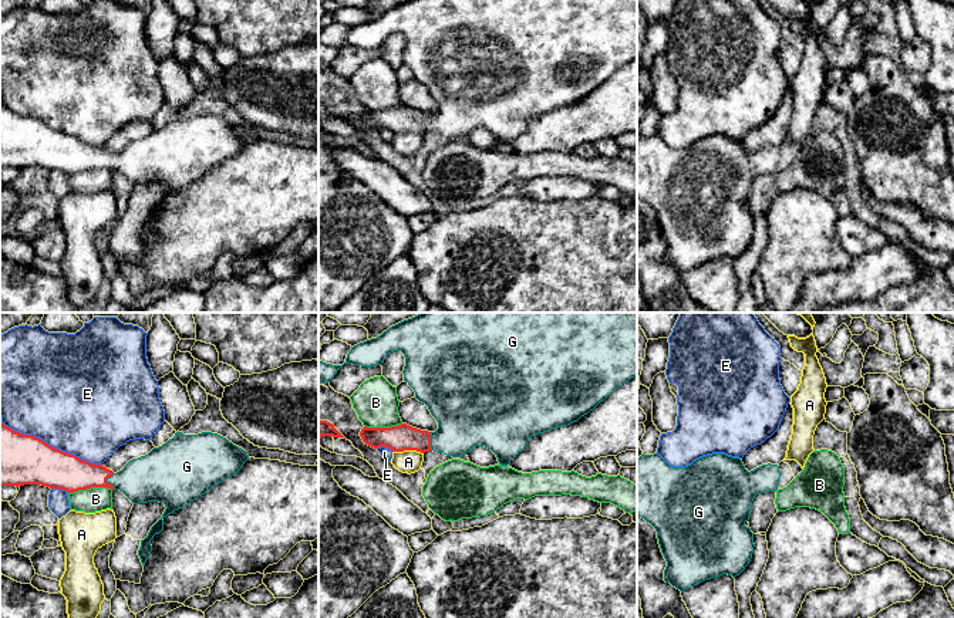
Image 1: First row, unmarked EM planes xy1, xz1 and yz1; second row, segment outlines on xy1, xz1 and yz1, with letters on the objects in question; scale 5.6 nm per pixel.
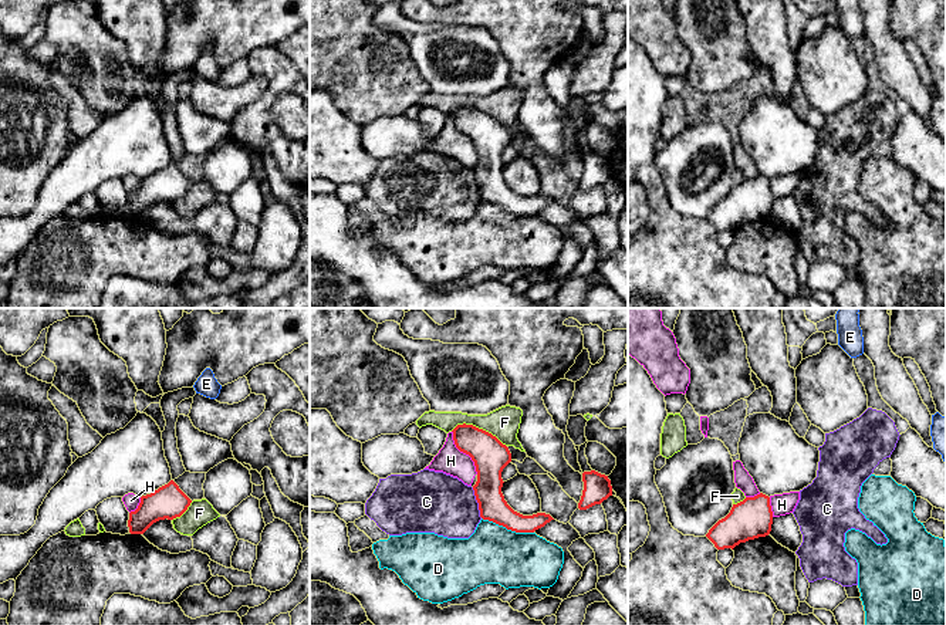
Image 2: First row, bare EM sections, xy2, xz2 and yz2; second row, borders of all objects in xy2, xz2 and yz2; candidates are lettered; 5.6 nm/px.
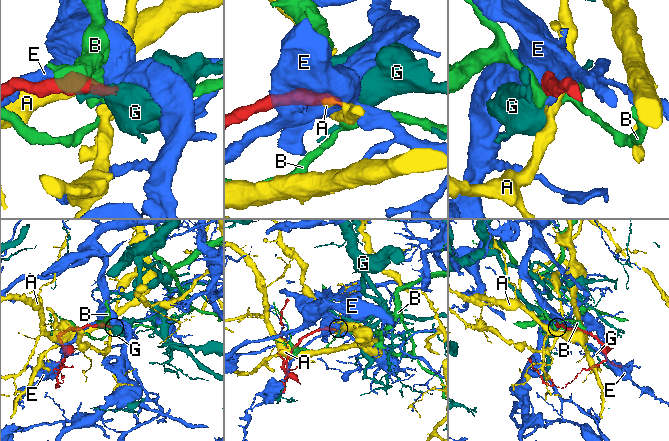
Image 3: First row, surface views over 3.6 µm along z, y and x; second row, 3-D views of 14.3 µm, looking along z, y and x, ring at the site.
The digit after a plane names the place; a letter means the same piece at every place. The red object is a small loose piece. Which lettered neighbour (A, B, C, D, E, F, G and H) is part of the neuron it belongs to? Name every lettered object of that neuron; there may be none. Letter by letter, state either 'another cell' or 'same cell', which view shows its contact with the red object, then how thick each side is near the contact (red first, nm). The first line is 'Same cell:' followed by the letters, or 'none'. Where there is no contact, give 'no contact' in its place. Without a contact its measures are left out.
Same cell: G
A: another cell; meets red in xz1; 150 nm thick on the red side, 130 nm on the other
B: another cell; meets red in xy1; 220 nm thick on the red side, 140 nm on the other
C: another cell; meets red in xz2; 180 nm thick on the red side, 360 nm on the other
D: another cell; meets red in xz2; 160 nm thick on the red side, 320 nm on the other
E: another cell; meets red in xy1; 320 nm thick on the red side, 500 nm on the other
F: another cell; meets red in xz2; 200 nm thick on the red side, 180 nm on the other
G: same cell; meets red in xy1; 200 nm thick on the red side, 260 nm on the other
H: another cell; meets red in xz2; 200 nm thick on the red side, 160 nm on the other

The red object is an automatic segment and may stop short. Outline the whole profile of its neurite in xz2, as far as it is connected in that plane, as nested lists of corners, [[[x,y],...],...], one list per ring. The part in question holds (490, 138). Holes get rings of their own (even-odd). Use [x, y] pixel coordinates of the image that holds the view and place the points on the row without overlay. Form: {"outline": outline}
{"outline": [[[457,107],[452,114],[456,129],[474,143],[477,163],[473,172],[483,202],[516,214],[534,214],[554,202],[545,195],[523,197],[504,182],[501,153],[511,143],[511,135],[506,126],[473,107]]]}

